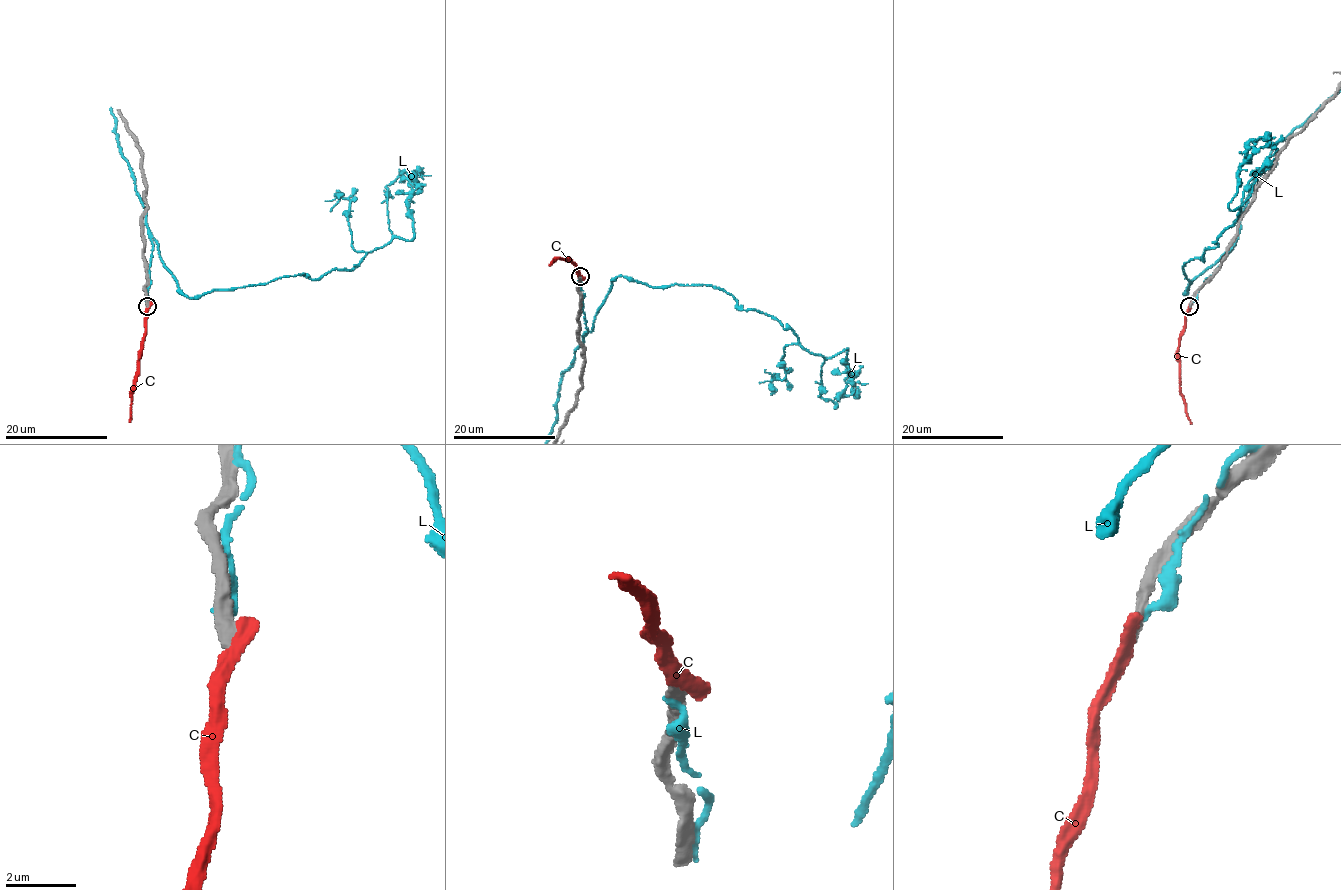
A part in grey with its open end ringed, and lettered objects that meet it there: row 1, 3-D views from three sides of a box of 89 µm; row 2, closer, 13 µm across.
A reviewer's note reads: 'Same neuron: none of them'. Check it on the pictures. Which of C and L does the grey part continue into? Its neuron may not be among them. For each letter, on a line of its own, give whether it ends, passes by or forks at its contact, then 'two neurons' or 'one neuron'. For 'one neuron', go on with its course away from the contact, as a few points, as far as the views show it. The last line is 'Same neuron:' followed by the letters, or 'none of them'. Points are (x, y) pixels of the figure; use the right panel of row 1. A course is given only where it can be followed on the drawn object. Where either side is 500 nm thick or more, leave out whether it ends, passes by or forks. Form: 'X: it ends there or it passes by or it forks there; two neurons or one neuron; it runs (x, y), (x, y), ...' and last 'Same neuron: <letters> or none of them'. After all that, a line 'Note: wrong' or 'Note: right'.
C: it ends there; two neurons
L: it ends there; two neurons
Same neuron: none of them
Note: right

